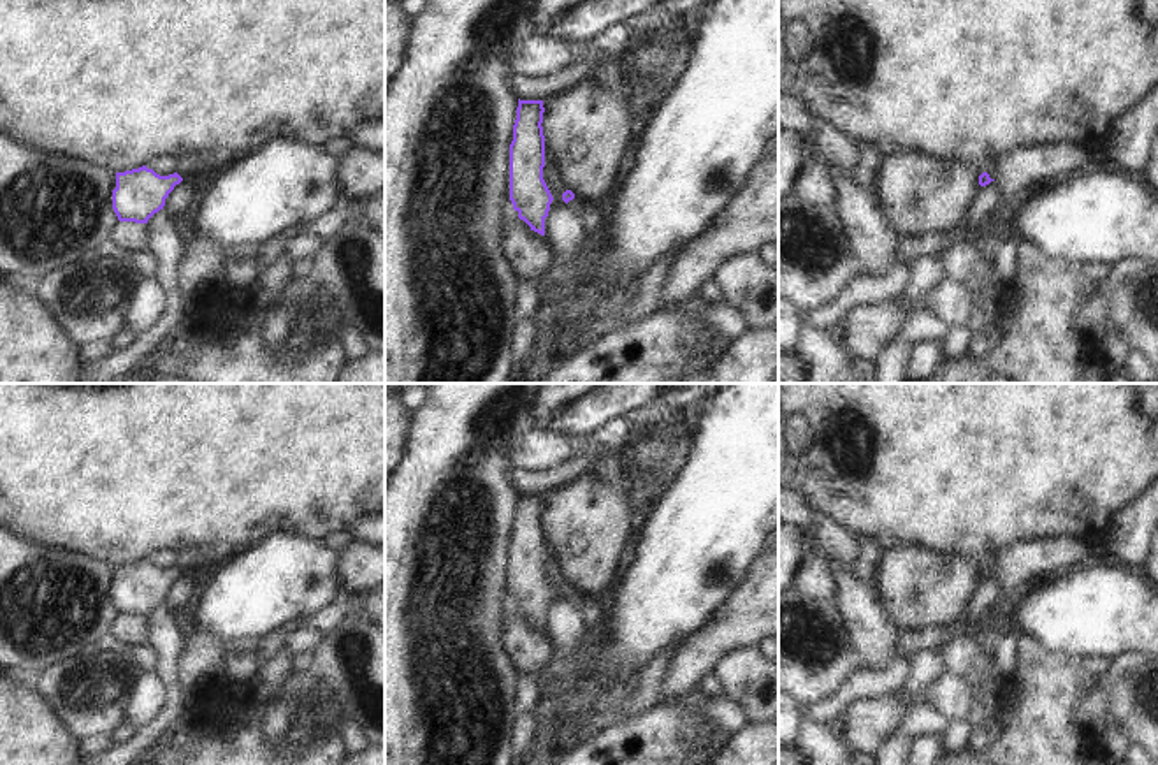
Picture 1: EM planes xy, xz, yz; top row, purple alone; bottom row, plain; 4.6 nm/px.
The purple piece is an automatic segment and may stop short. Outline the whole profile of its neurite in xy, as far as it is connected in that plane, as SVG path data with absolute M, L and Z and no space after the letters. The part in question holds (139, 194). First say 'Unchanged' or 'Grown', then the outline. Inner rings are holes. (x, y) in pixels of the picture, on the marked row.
Grown. M209 151L190 153L179 158L181 169L169 176L160 176L146 165L125 172L116 172L112 190L112 209L119 222L148 223L163 209L165 199L188 176L200 172L223 160Z

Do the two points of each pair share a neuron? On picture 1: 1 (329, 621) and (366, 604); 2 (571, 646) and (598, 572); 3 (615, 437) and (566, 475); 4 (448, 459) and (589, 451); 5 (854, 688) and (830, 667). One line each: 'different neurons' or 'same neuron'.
1: same neuron
2: different neurons
3: same neuron
4: different neurons
5: different neurons

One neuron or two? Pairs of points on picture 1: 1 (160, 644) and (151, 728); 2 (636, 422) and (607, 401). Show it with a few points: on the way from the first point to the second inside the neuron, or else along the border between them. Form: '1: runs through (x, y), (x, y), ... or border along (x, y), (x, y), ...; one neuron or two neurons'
1: runs through (166, 665), (171, 683), (171, 707); one neuron
2: border along (652, 401), (622, 415); two neurons

